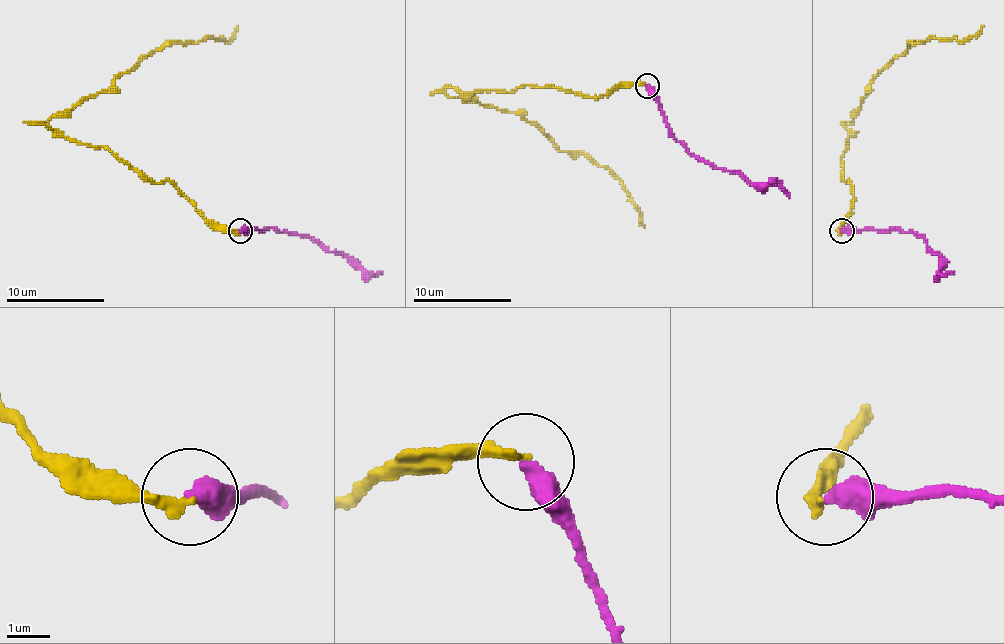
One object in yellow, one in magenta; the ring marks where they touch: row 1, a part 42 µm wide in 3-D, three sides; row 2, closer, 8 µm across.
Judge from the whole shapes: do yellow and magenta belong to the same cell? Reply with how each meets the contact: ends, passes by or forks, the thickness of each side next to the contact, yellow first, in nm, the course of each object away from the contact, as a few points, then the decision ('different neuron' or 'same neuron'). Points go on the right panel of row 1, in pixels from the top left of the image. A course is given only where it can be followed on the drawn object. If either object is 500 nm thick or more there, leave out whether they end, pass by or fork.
yellow ends | magenta ends | 260/440 nm | yellow via (841, 230), (853, 203), (841, 156), (846, 124), (868, 87), (910, 43), (961, 40), (983, 26) | magenta via (841, 230), (900, 227), (922, 237), (929, 252), (939, 257), (941, 274), (954, 271) | same neuron

